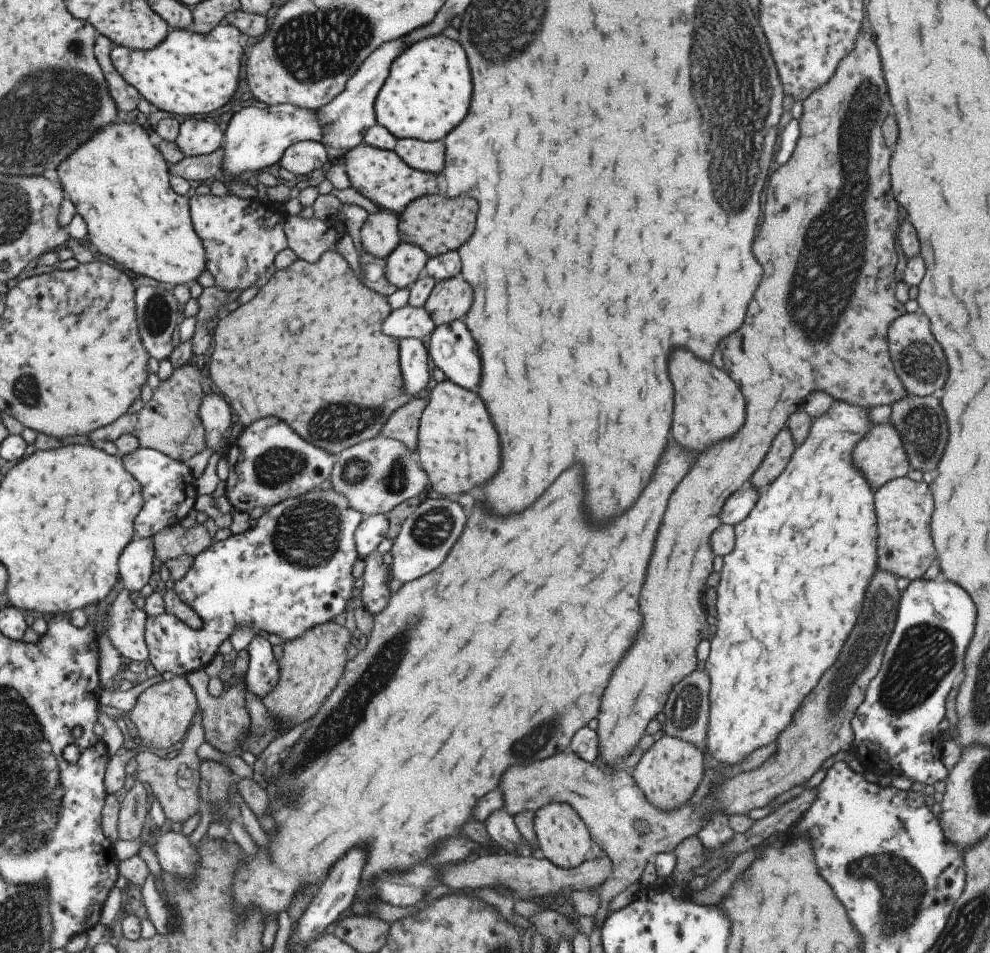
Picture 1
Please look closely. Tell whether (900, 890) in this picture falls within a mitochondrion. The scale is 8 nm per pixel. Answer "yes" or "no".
yes

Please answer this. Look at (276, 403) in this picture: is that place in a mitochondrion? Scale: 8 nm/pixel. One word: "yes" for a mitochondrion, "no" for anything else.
no

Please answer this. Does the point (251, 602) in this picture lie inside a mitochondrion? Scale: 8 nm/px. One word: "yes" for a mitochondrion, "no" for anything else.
no

